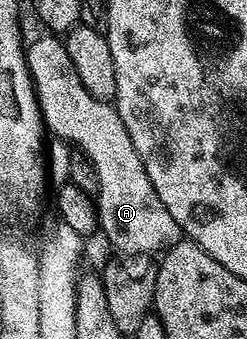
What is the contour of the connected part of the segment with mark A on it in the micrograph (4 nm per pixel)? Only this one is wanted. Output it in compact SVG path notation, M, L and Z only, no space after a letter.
M44 35L48 37L36 37L29 40L26 45L28 58L28 70L30 79L36 88L36 98L40 104L40 114L44 120L44 128L53 138L67 141L72 147L87 157L98 175L99 193L95 194L94 200L98 210L98 229L106 240L112 244L113 254L124 259L134 257L146 257L160 255L172 248L177 241L181 240L182 230L178 223L174 223L174 215L166 211L166 203L158 199L158 191L154 191L154 183L150 183L150 175L146 175L146 167L134 151L134 142L130 140L130 131L126 131L126 123L118 115L115 104L94 99L86 87L82 87L82 79L78 79L78 70L66 51L63 40L56 35Z

